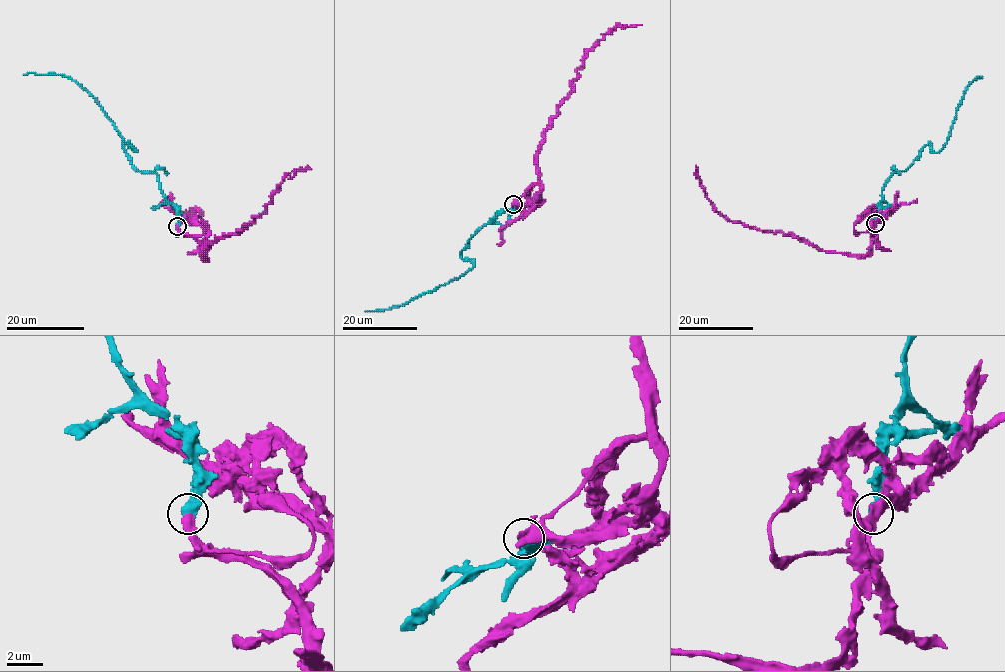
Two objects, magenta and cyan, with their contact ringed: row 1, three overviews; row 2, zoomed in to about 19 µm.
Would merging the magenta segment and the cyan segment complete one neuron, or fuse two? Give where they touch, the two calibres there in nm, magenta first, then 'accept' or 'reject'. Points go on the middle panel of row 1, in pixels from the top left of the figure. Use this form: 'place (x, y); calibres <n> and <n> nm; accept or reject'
place (513, 204); calibres 400 and 600 nm; accept

